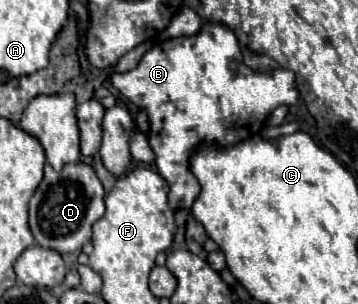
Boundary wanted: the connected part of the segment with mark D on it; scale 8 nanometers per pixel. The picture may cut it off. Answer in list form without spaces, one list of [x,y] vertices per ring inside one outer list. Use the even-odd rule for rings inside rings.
[[[66,165],[62,171],[44,167],[44,179],[30,199],[30,231],[34,241],[44,247],[64,253],[80,251],[90,241],[92,223],[104,215],[104,187],[90,165]]]

